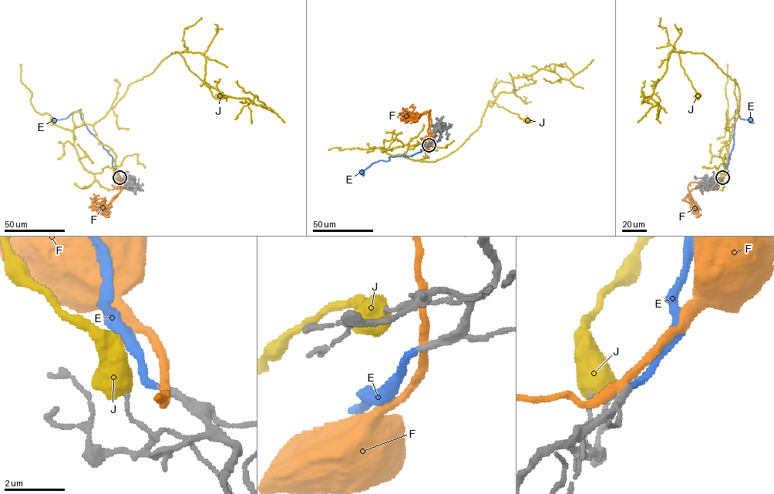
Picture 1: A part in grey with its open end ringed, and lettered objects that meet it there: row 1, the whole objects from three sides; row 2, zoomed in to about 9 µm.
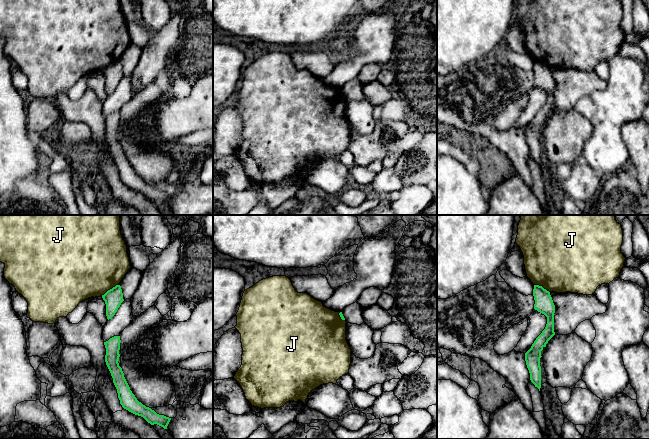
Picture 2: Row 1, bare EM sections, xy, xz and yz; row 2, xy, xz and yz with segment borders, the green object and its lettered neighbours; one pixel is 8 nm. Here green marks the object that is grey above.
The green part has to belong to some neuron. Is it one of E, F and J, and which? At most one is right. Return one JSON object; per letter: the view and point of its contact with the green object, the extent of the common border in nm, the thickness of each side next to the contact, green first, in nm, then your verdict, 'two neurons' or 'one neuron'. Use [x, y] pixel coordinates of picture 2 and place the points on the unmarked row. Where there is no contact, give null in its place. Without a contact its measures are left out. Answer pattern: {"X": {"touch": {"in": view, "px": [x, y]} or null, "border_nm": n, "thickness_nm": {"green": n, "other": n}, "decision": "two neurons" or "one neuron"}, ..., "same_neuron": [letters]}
{"E": {"touch": null, "decision": "one neuron"}, "F": {"touch": null, "decision": "two neurons"}, "J": {"touch": {"in": "xy", "px": [110, 65]}, "border_nm": 170, "thickness_nm": {"green": 150, "other": 500}, "decision": "two neurons"}, "same_neuron": ["E"]}

